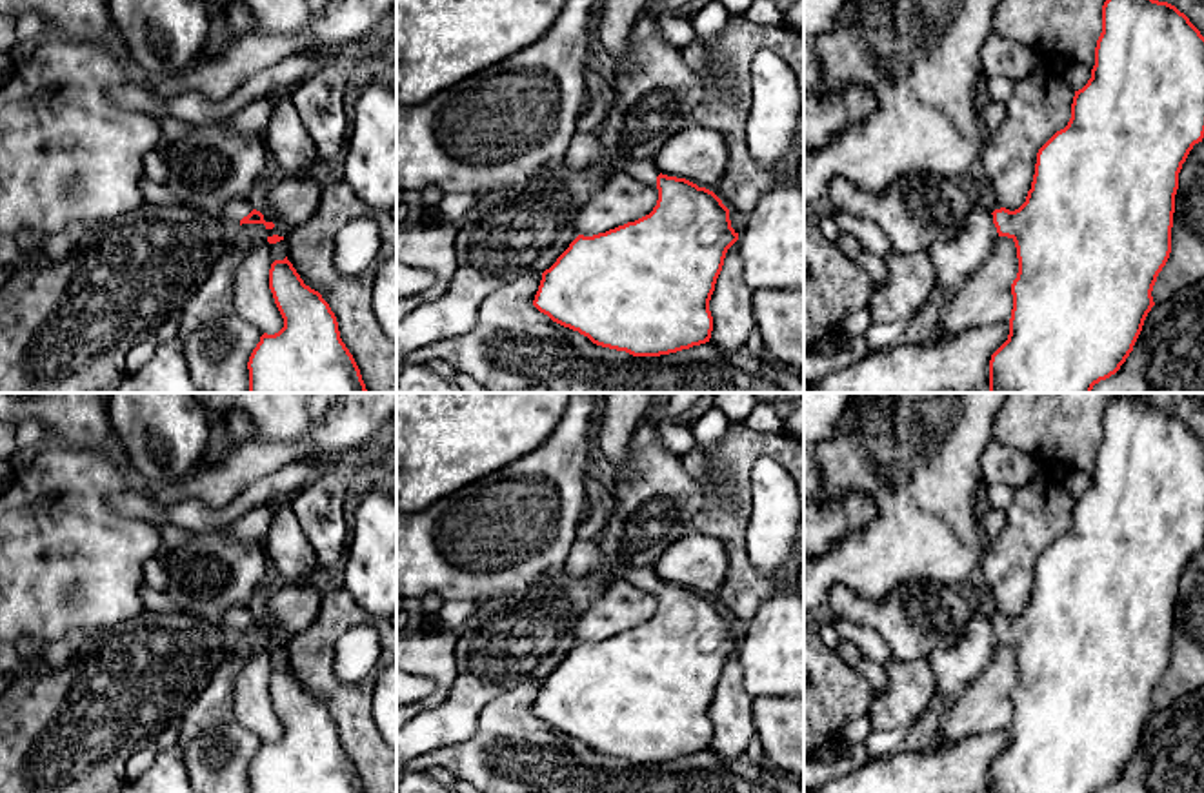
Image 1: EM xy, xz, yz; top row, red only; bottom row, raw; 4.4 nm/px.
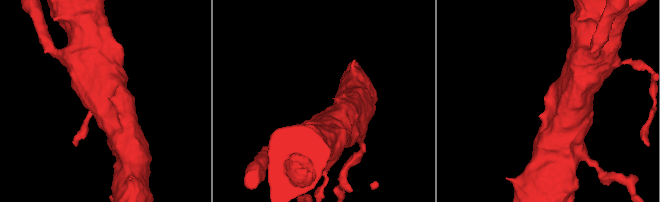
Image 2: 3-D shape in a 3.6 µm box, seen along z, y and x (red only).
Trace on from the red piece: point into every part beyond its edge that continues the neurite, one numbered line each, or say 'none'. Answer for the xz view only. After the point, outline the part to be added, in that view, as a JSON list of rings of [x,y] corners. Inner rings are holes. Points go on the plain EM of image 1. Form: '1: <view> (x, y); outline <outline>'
1: xz (644, 579); outline [[[618,564],[615,571],[635,587],[657,595],[657,584],[660,578],[655,575],[653,567],[629,567]]]

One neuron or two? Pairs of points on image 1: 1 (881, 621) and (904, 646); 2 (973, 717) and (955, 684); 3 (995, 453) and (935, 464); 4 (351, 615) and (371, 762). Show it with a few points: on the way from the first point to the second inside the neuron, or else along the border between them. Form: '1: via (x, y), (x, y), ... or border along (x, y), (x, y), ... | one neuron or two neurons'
1: via (886, 626), (901, 641) | one neuron
2: border along (990, 662), (943, 713) | two neurons
3: border along (992, 439), (981, 457), (981, 477) | two neurons
4: via (322, 650), (322, 682), (351, 712), (355, 724) | one neuron

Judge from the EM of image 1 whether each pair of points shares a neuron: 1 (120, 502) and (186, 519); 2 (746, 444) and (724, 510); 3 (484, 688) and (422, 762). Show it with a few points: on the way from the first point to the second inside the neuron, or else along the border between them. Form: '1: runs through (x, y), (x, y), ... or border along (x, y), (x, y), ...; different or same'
1: runs through (137, 504), (150, 511), (170, 515); same
2: runs through (741, 461), (741, 493); same
3: border along (473, 733), (462, 741), (421, 753), (415, 759); different

